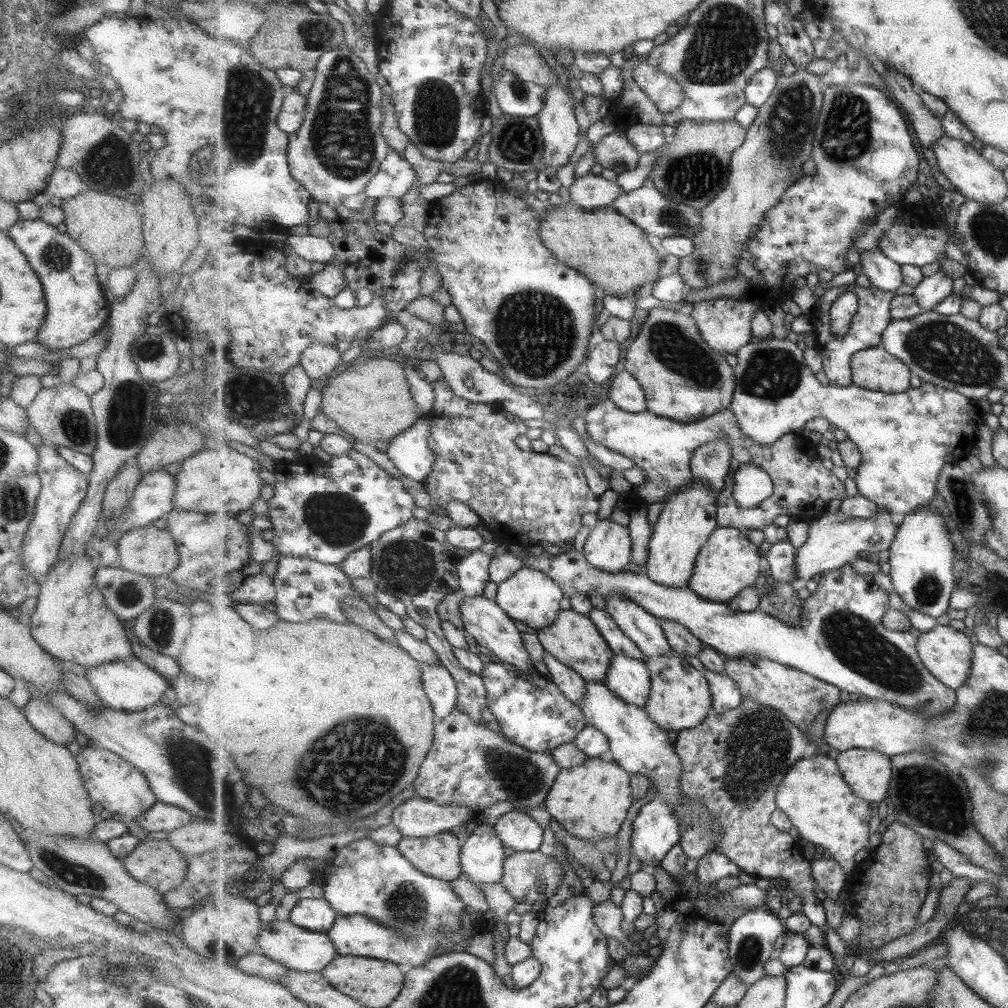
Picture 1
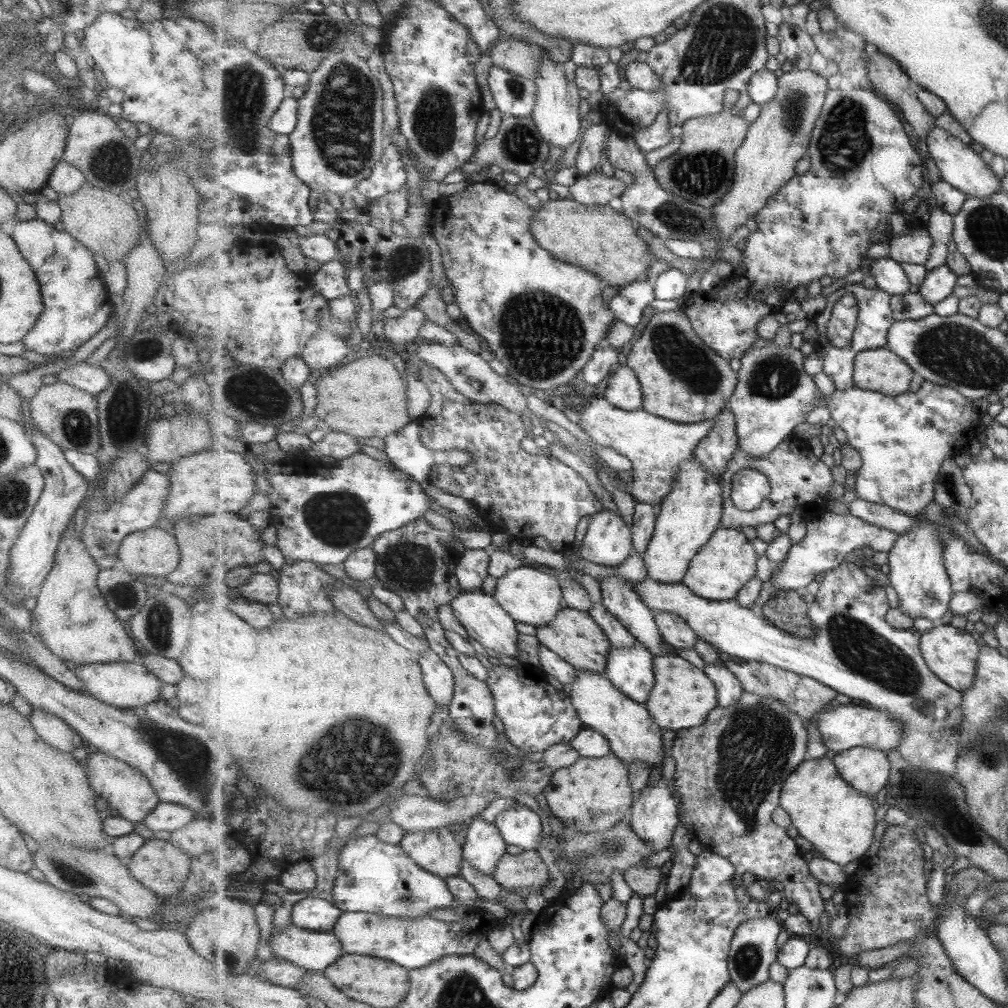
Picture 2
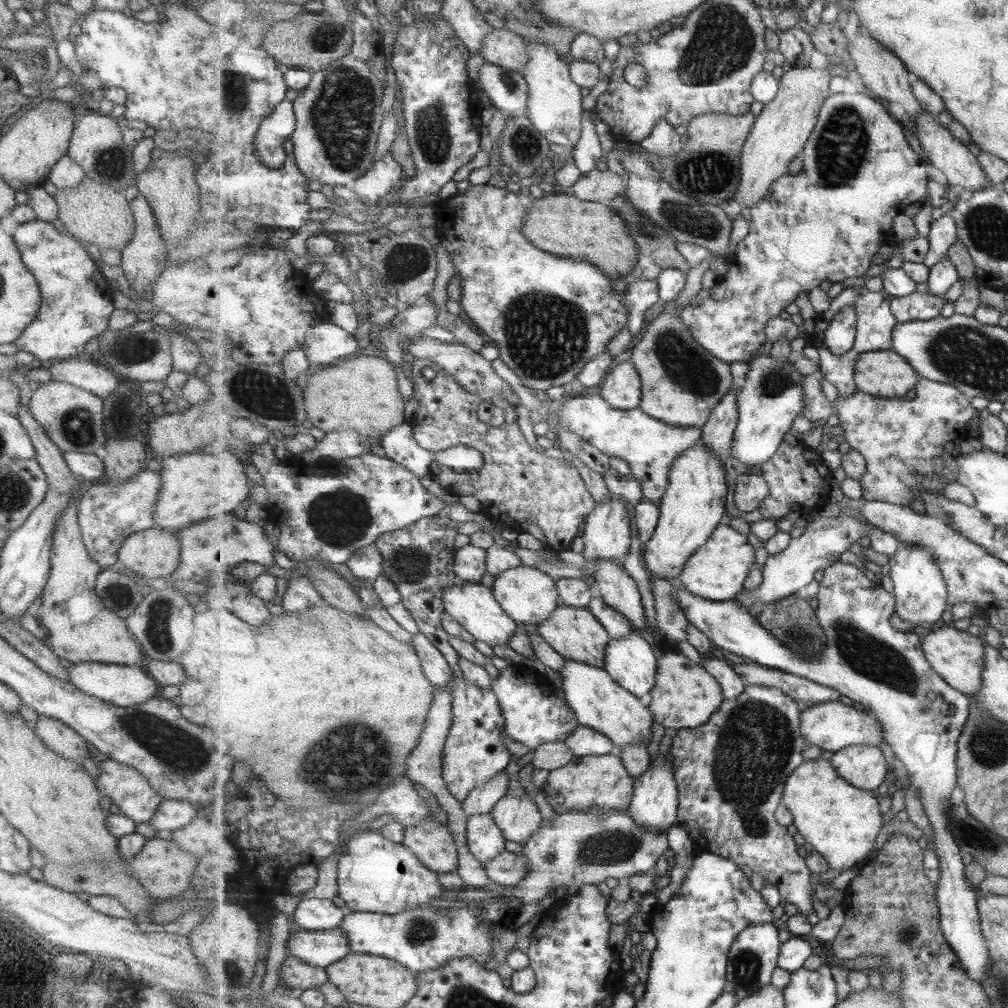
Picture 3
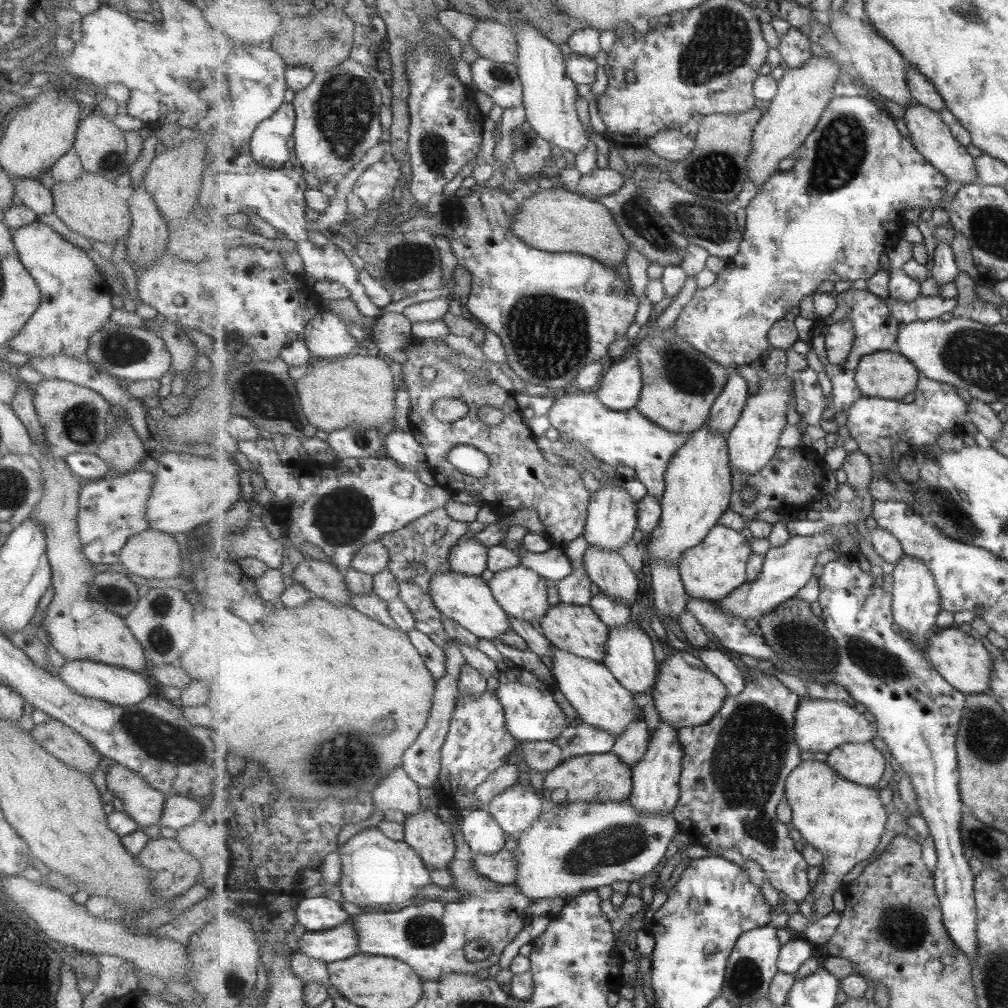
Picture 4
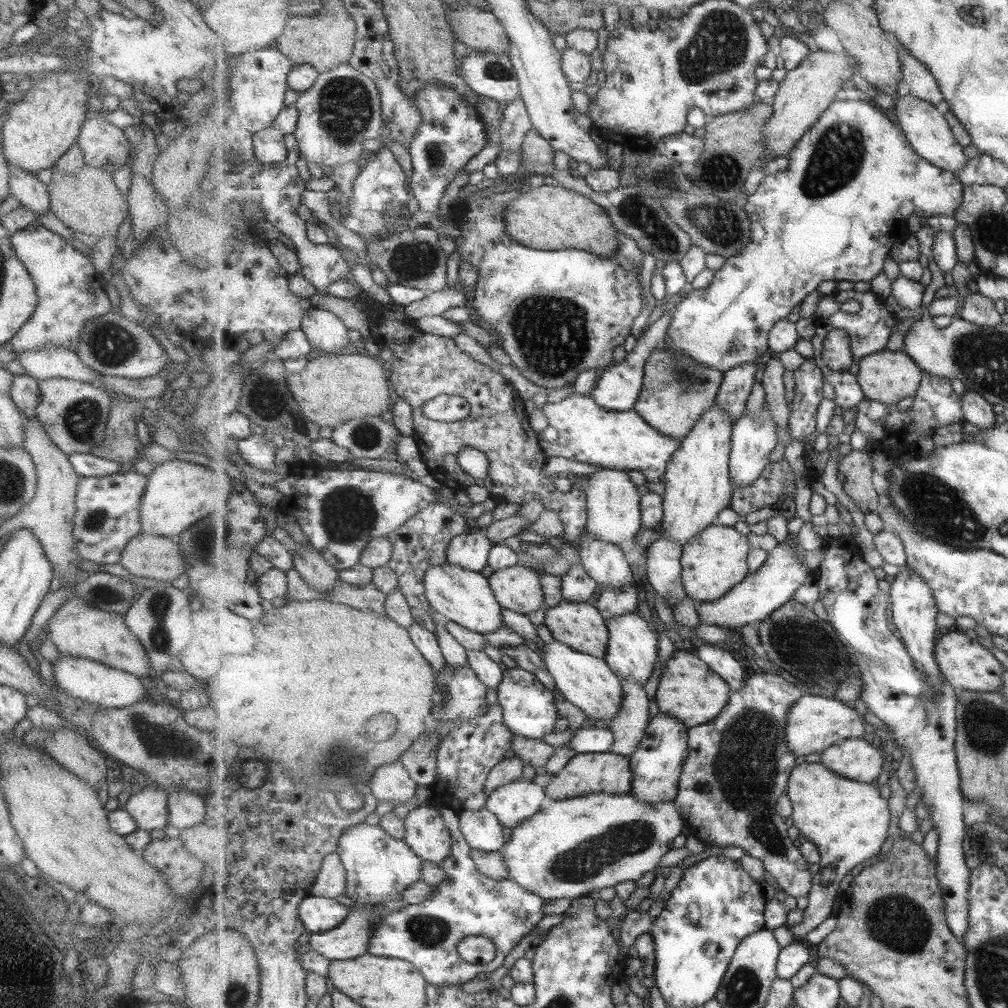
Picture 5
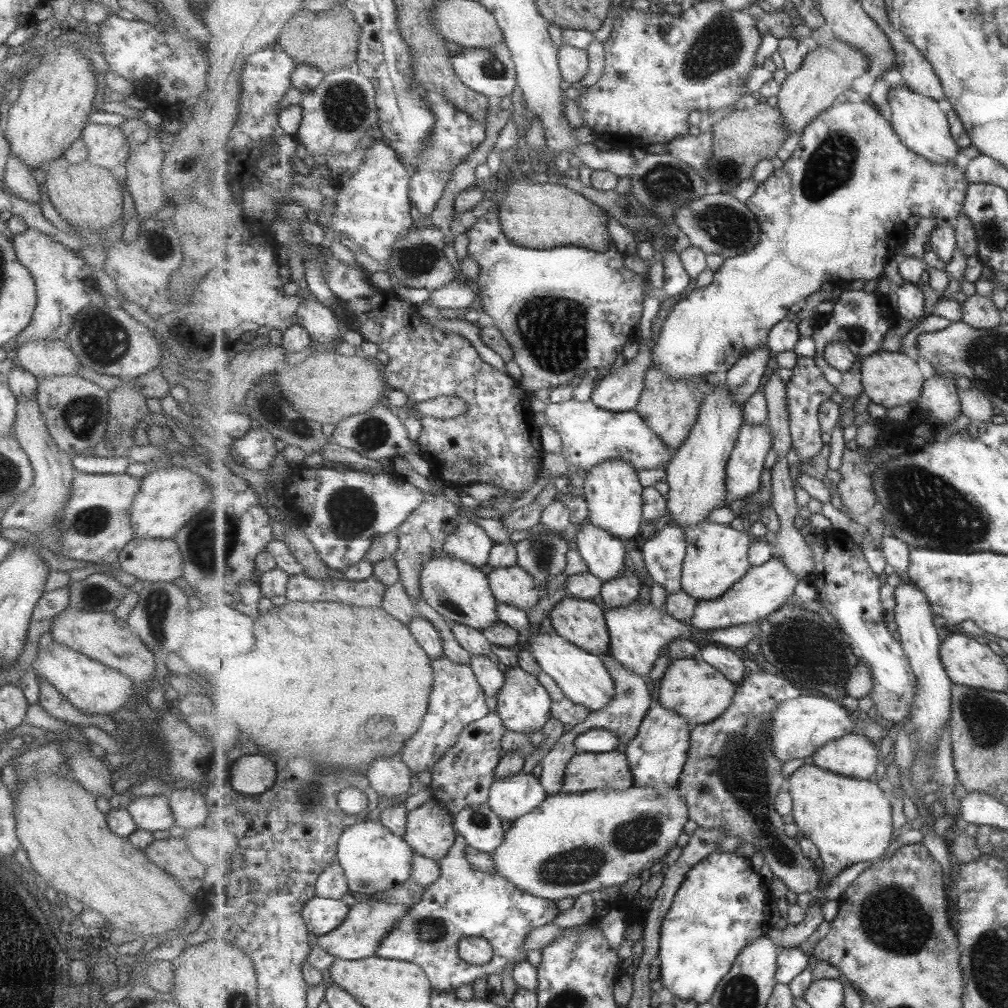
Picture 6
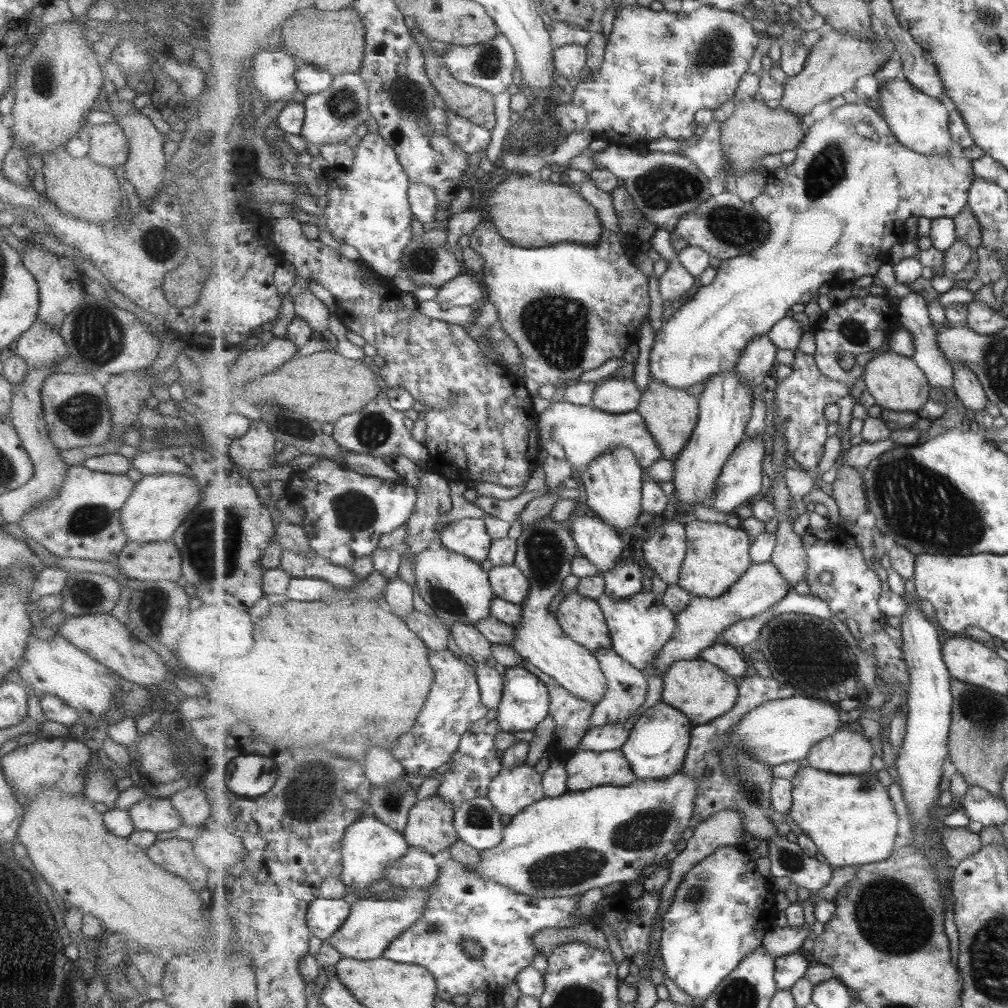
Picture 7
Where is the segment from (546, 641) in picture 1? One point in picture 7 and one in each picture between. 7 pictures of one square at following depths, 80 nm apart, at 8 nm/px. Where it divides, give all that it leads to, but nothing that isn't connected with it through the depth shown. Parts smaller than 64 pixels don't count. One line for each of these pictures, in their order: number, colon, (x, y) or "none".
2: (574, 635)
3: (576, 633)
4: (579, 629)
5: (581, 626)
6: (580, 621)
7: (583, 619)

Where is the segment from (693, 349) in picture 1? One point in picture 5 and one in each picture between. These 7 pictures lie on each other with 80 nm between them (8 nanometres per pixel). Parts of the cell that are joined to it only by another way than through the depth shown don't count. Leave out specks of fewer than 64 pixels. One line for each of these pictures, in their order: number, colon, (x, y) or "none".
2: (683, 379)
3: (682, 382)
4: (681, 385)
5: (677, 392)

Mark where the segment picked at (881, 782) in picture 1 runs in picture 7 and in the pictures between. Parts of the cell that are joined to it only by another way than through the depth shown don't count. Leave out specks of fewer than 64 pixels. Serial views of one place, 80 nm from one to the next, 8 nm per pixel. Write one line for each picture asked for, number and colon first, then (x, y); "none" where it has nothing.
2: (866, 769)
3: (864, 766)
4: (862, 763)
5: (856, 759)
6: (855, 755)
7: (847, 752)

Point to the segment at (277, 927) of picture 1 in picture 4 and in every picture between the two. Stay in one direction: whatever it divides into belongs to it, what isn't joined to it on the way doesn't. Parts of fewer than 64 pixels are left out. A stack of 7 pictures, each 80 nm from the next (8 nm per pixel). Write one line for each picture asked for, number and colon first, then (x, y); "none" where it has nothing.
2: (314, 951)
3: (320, 948)
4: (337, 944)

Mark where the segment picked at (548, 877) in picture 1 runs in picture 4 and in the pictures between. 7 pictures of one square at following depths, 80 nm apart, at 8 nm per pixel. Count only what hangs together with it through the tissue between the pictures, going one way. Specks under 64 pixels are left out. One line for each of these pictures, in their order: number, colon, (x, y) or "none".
2: (526, 873)
3: (508, 869)
4: (502, 868)

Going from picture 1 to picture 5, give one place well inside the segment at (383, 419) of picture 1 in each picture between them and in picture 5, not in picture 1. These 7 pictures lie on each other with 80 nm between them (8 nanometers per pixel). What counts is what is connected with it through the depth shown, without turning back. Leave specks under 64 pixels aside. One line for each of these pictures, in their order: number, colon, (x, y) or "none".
2: (365, 397)
3: (361, 393)
4: (362, 390)
5: (332, 389)

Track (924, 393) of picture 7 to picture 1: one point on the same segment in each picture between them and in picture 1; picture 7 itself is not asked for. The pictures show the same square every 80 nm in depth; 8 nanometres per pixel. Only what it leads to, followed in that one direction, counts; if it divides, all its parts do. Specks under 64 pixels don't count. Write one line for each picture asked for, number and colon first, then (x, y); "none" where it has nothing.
1: (875, 369)
2: (880, 370)
3: (884, 373)
4: (889, 375)
5: (887, 376)
6: (890, 379)

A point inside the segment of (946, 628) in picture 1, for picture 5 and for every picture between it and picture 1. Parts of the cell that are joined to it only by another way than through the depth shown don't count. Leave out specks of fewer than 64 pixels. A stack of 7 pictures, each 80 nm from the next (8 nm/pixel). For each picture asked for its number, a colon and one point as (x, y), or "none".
2: (952, 653)
3: (959, 657)
4: (963, 660)
5: (966, 664)

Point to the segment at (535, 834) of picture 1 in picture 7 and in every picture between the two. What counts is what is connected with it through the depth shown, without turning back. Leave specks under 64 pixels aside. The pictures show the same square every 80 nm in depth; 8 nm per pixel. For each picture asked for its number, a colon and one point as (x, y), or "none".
2: (520, 826)
3: (519, 818)
4: (517, 810)
5: (514, 803)
6: (511, 798)
7: (511, 792)

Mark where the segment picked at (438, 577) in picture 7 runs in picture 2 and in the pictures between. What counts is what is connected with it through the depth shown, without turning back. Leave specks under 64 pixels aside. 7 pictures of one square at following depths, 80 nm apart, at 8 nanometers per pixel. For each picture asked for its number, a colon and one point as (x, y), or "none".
2: (482, 615)
3: (473, 605)
4: (468, 599)
5: (465, 597)
6: (461, 593)

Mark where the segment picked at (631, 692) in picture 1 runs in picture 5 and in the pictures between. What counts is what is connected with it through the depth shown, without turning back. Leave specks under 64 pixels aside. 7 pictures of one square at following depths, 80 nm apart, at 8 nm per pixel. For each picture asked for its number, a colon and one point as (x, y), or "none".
2: (631, 669)
3: (633, 663)
4: (630, 657)
5: (633, 649)

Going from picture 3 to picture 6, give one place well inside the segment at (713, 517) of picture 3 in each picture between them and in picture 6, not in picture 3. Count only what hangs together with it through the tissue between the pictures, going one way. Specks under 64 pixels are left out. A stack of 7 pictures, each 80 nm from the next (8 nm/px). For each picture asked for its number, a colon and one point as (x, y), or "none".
4: (699, 487)
5: (698, 485)
6: (696, 476)

